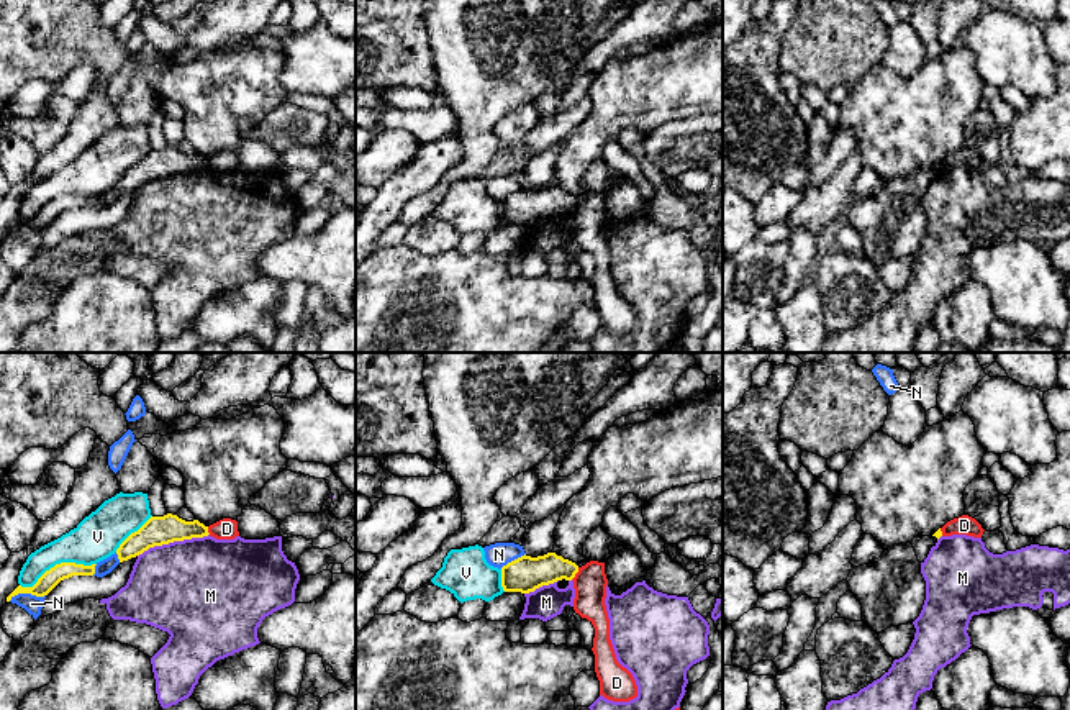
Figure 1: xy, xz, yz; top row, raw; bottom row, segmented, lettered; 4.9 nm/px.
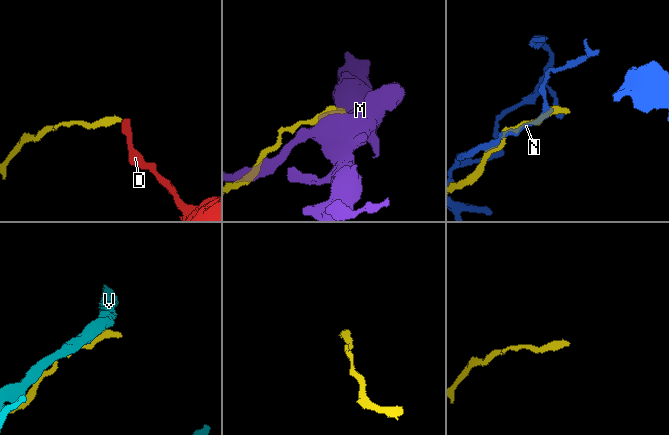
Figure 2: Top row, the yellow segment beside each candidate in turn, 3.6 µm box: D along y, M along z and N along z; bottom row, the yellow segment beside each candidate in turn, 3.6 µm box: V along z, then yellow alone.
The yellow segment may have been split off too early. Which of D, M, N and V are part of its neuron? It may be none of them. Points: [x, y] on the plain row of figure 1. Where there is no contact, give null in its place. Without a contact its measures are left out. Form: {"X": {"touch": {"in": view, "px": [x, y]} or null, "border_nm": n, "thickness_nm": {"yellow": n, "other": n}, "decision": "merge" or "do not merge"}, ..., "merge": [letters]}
{"D": {"touch": {"in": "xz", "px": [575, 205]}, "border_nm": 80, "thickness_nm": {"yellow": 180, "other": 160}, "decision": "do not merge"}, "M": {"touch": {"in": "xy", "px": [172, 174]}, "border_nm": 360, "thickness_nm": {"yellow": 140, "other": 480}, "decision": "do not merge"}, "N": {"touch": {"in": "xy", "px": [27, 225]}, "border_nm": 190, "thickness_nm": {"yellow": 90, "other": 90}, "decision": "do not merge"}, "V": {"touch": {"in": "xy", "px": [58, 197]}, "border_nm": 400, "thickness_nm": {"yellow": 90, "other": 220}, "decision": "do not merge"}, "merge": []}

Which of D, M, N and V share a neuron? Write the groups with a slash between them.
D / M / N / V

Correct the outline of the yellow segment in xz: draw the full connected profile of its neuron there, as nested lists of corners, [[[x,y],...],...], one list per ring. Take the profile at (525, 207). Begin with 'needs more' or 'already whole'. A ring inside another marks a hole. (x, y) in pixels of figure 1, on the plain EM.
already whole | [[[555,185],[531,190],[521,189],[501,200],[501,220],[505,225],[529,226],[557,213],[572,213],[578,198]]]

